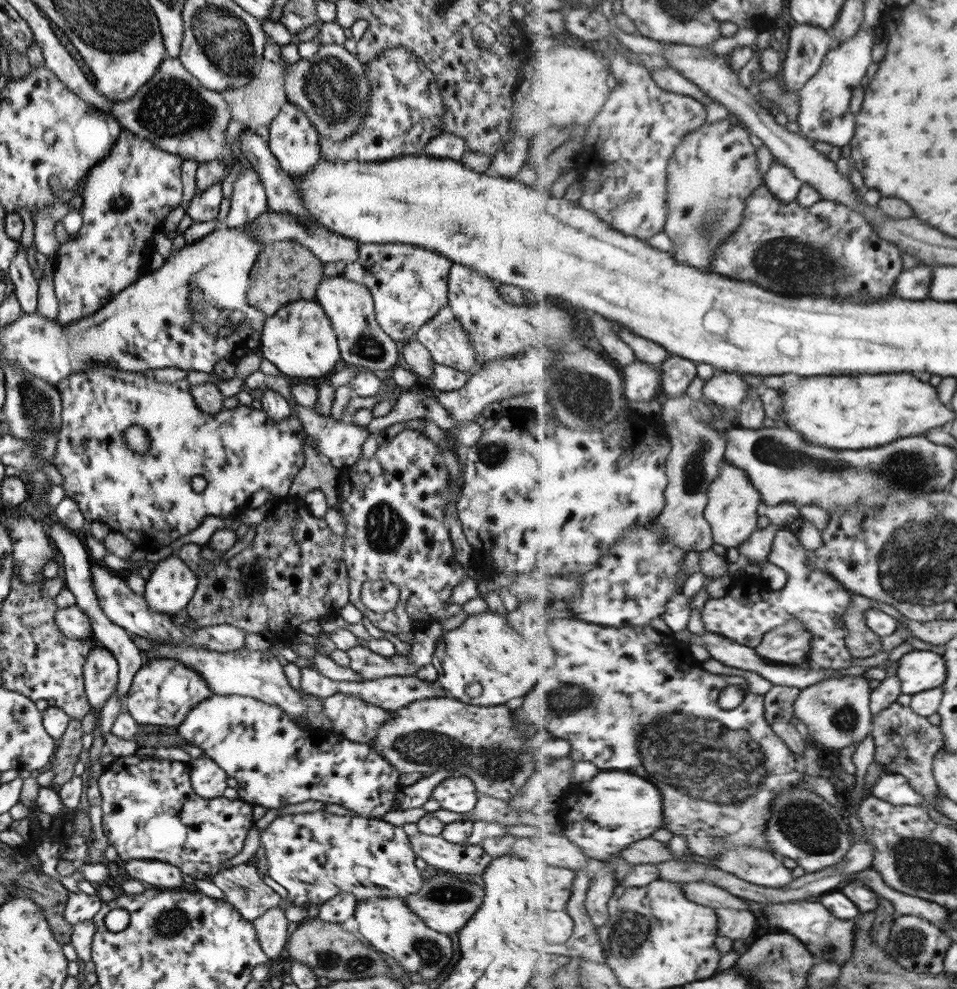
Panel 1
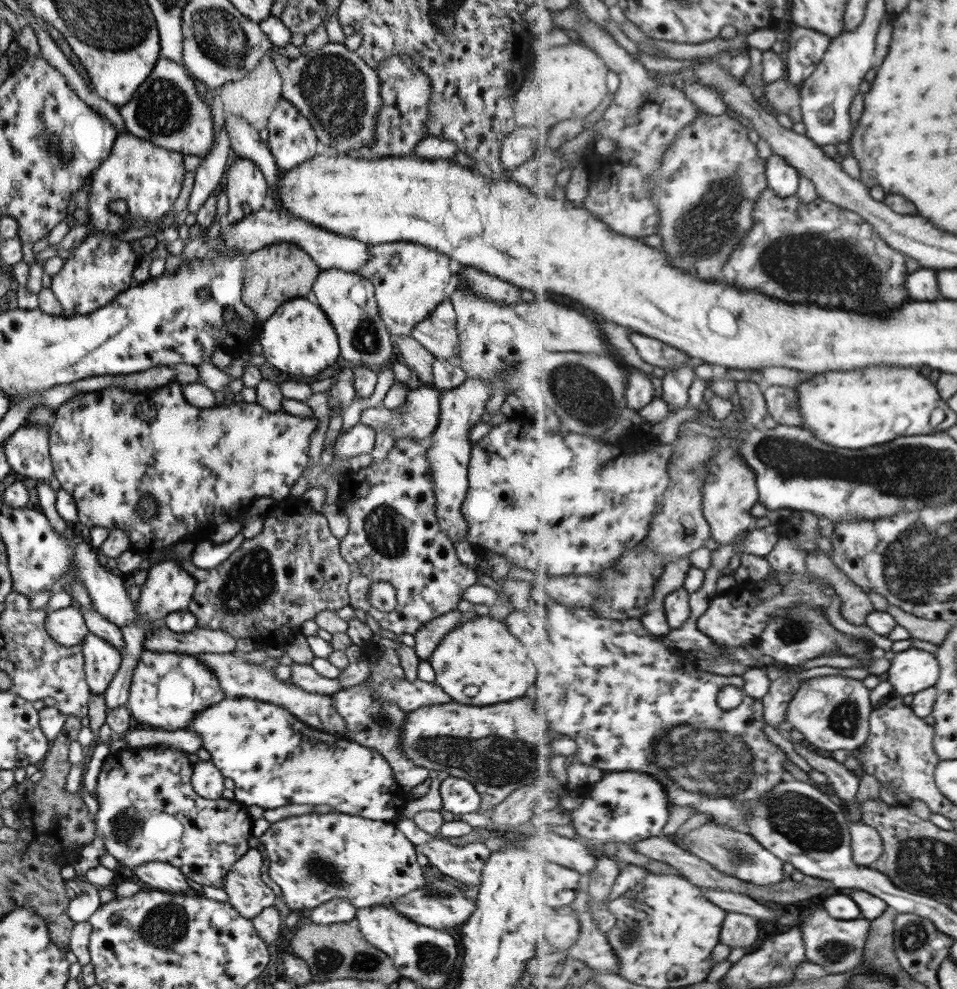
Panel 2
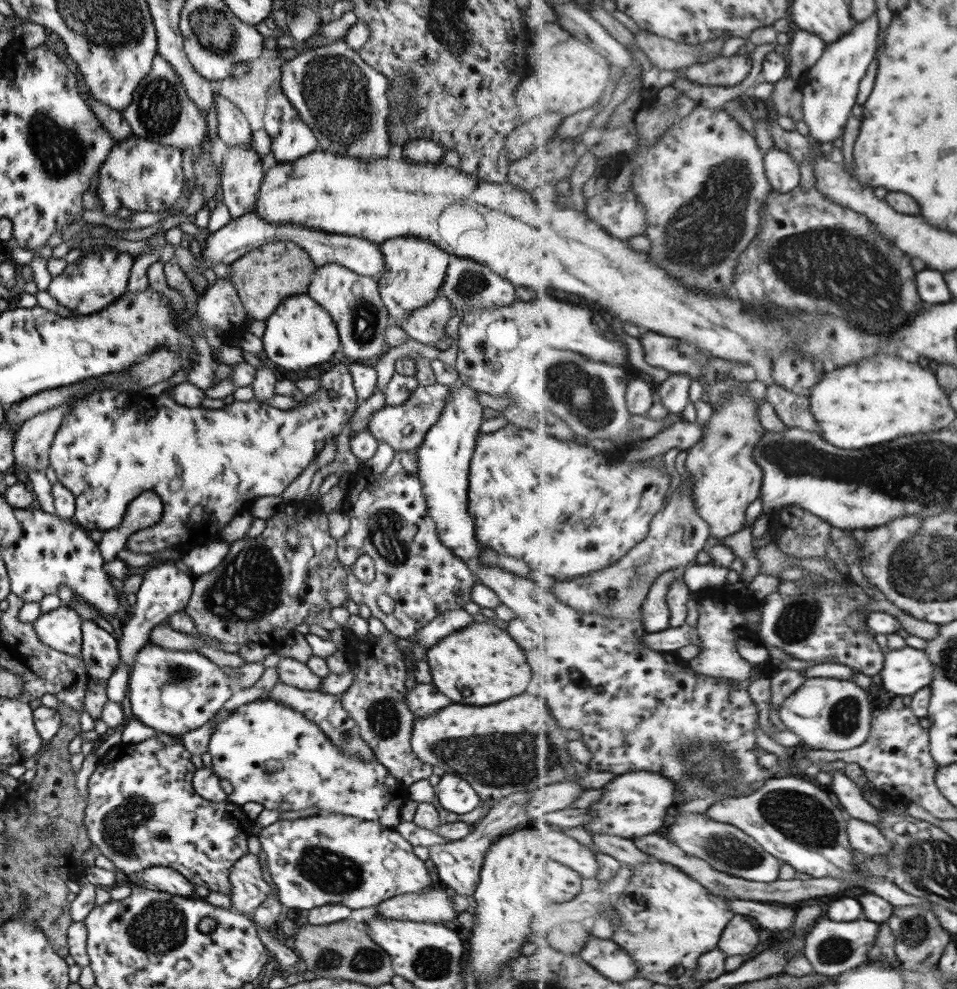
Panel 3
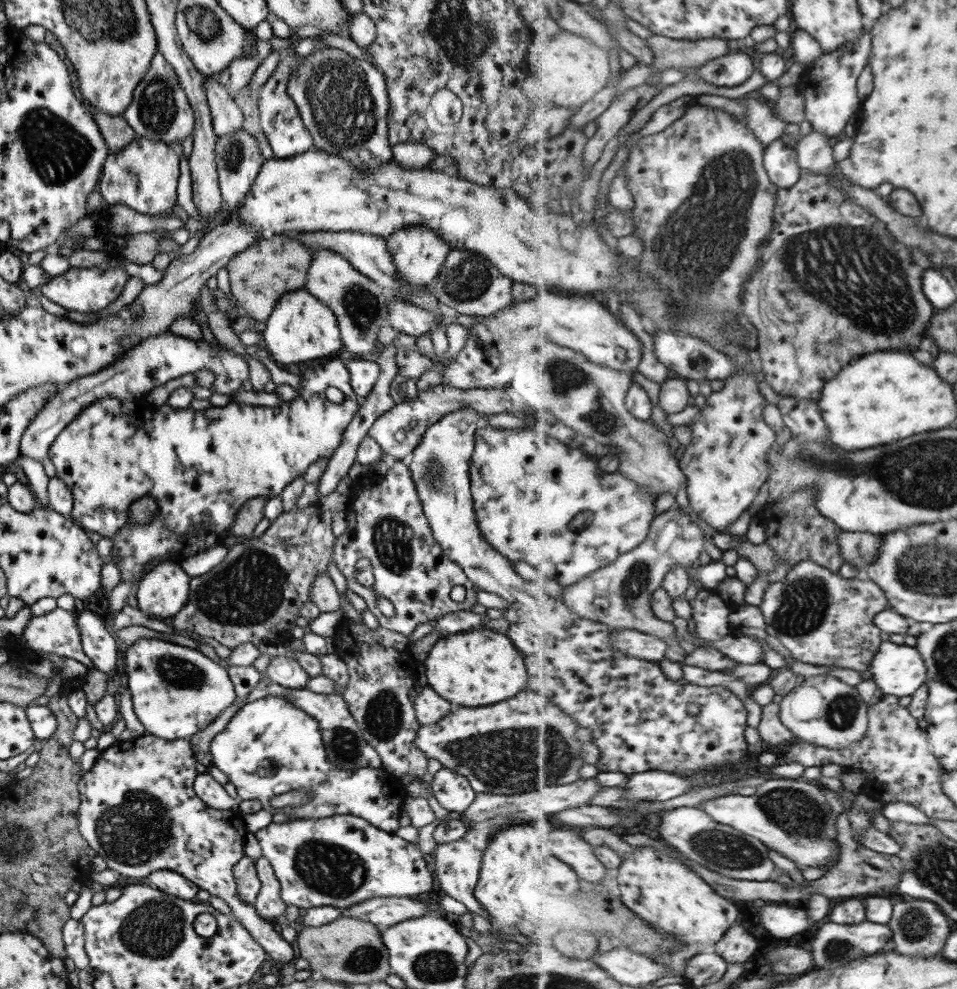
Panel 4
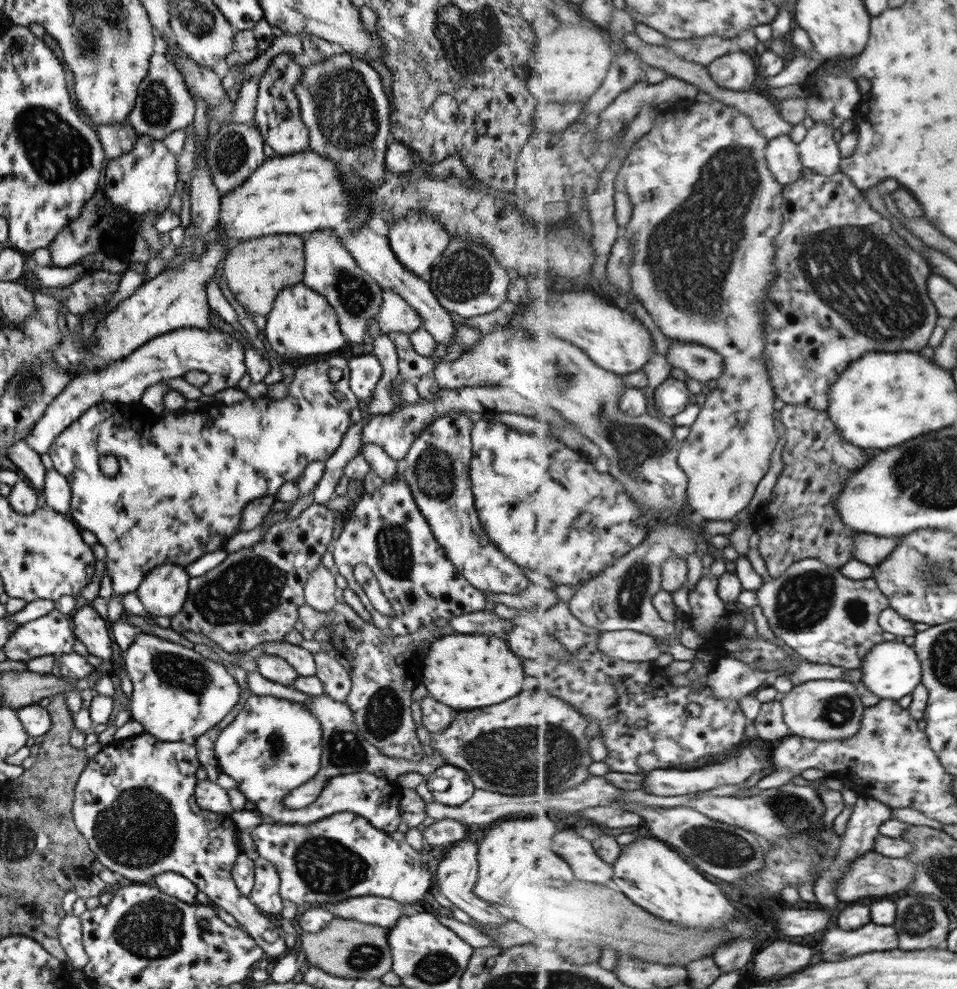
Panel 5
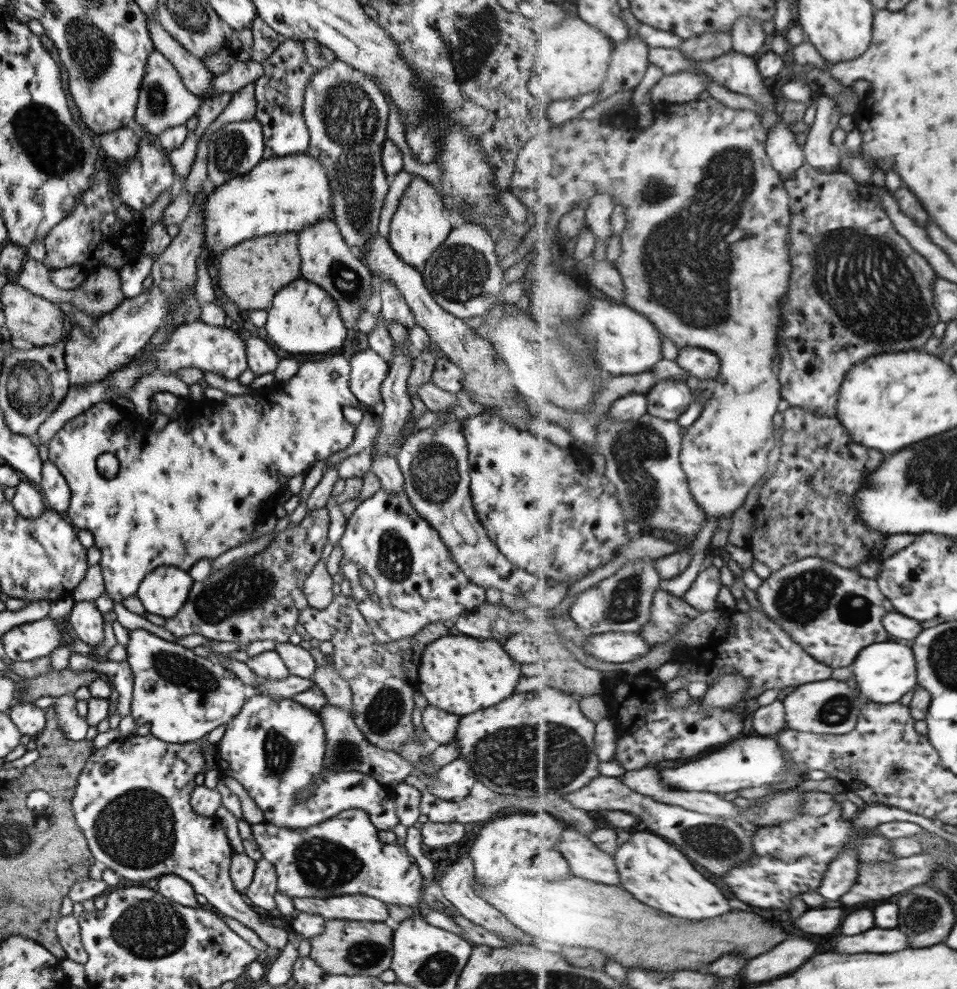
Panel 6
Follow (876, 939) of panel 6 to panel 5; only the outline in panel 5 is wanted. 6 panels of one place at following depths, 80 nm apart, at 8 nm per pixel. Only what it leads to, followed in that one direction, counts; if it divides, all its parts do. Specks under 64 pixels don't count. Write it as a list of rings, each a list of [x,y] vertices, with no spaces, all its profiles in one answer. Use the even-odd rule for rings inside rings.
[[[871,922],[855,932],[845,932],[841,928],[831,928],[825,932],[827,934],[823,936],[820,950],[821,958],[828,961],[900,948],[900,936],[893,926],[879,926]]]

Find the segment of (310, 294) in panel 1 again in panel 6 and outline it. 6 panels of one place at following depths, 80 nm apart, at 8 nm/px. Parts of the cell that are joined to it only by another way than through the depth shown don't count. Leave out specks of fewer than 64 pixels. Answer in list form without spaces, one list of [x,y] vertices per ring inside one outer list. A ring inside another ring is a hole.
[[[294,232],[273,233],[244,240],[226,248],[219,256],[215,284],[220,292],[244,311],[267,311],[273,296],[288,282],[300,276],[300,256]]]

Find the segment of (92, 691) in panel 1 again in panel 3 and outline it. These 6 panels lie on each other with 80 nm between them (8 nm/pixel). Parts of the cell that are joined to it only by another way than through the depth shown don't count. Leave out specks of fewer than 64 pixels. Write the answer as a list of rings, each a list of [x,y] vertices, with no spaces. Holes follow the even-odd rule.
[[[91,619],[80,624],[80,655],[89,679],[107,680],[120,661],[116,634],[107,633]]]

